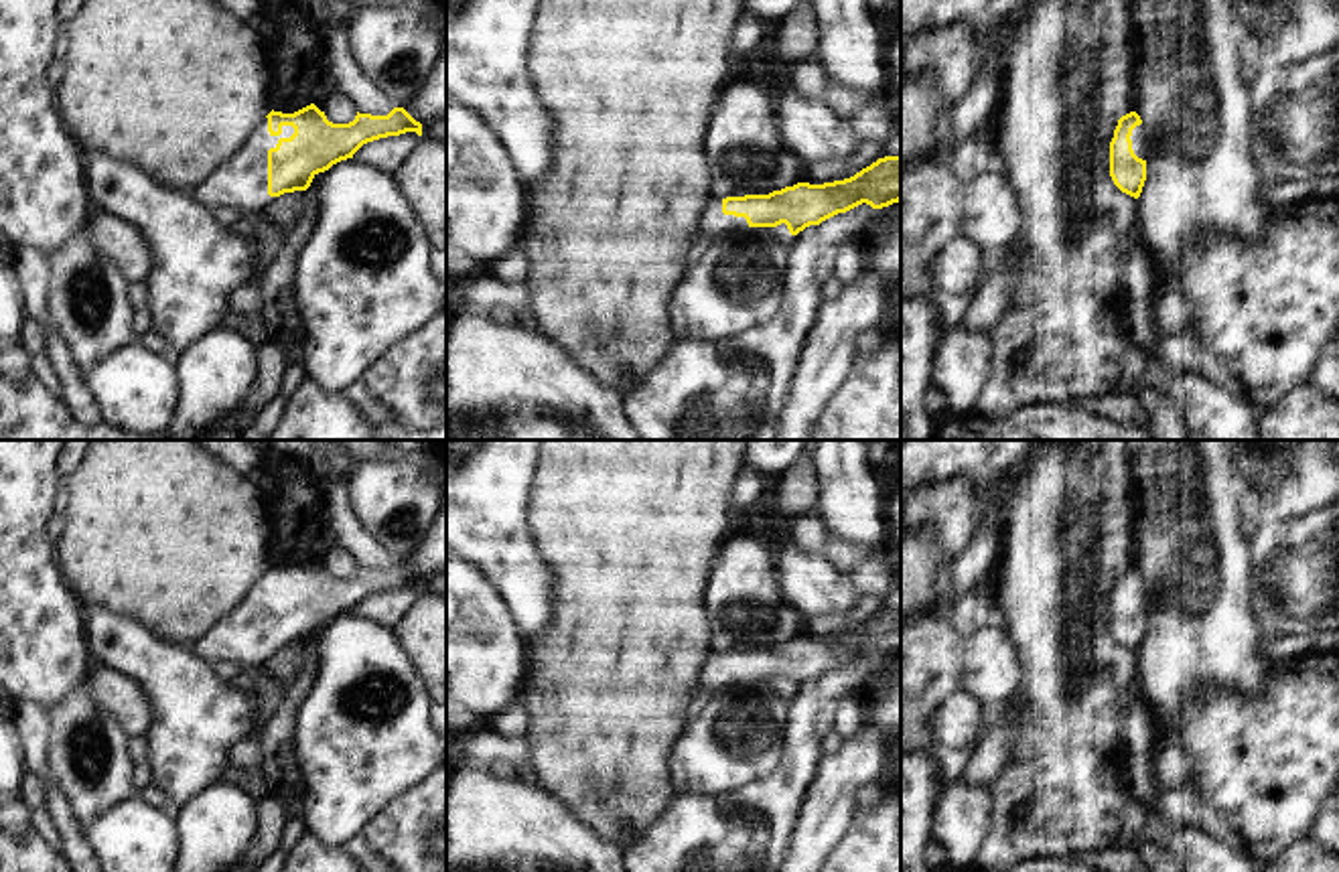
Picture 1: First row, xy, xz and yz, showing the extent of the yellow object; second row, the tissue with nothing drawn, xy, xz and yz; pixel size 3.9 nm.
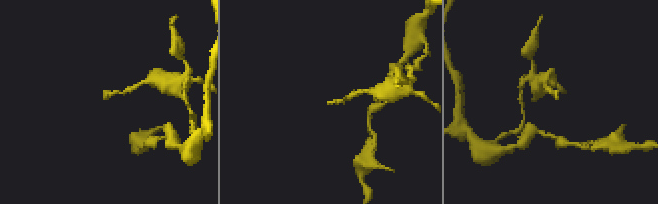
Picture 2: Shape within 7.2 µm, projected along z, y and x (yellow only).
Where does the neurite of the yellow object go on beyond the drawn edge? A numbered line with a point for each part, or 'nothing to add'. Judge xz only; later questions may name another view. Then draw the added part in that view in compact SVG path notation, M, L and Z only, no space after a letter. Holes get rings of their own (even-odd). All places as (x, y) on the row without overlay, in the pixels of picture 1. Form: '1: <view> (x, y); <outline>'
1: xz (713, 676); M710 653L698 675L692 702L688 706L690 720L708 704L710 696L724 685L747 683L749 677L745 671L724 669L722 653Z

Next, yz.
1: yz (1139, 593); M1136 580L1136 582L1132 584L1130 594L1132 594L1132 604L1134 604L1134 608L1136 608L1138 612L1146 614L1146 588L1144 588L1142 580Z

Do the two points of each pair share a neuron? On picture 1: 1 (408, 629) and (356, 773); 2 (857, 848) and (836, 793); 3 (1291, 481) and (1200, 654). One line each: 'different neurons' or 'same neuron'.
1: different neurons
2: different neurons
3: different neurons

